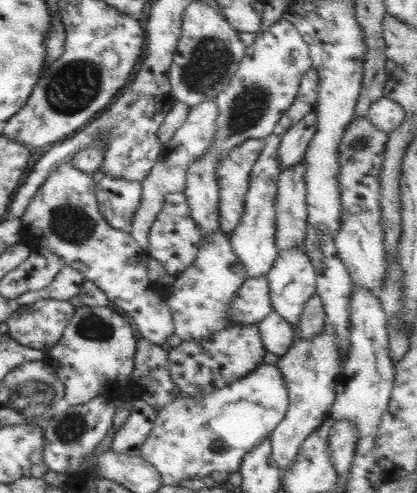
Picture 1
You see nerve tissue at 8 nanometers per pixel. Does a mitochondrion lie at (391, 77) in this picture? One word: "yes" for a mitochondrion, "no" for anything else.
no

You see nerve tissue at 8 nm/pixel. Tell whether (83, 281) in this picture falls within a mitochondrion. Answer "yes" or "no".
no

